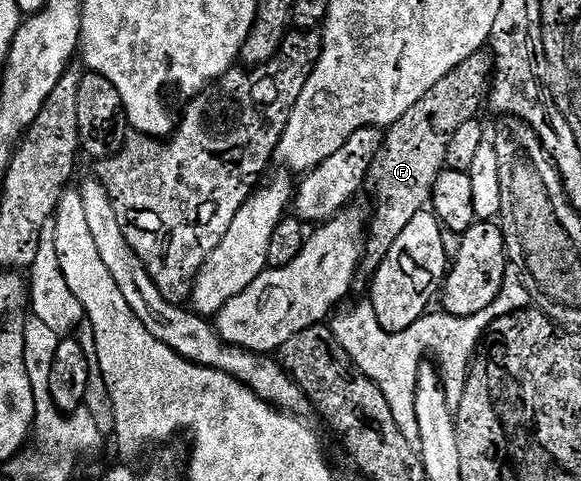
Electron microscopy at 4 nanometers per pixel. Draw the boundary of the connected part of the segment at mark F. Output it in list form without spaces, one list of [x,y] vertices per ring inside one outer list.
[[[486,48],[477,50],[475,54],[468,56],[468,60],[464,60],[464,64],[456,64],[456,68],[452,68],[452,72],[444,76],[444,80],[432,84],[432,88],[428,88],[428,92],[420,96],[420,100],[416,100],[416,104],[412,104],[412,108],[408,108],[408,112],[404,112],[404,116],[400,116],[400,120],[396,120],[385,131],[385,142],[372,161],[371,170],[366,176],[365,189],[370,190],[371,196],[374,197],[375,210],[374,215],[369,215],[368,229],[364,234],[360,267],[363,275],[373,276],[378,271],[392,244],[396,244],[396,236],[400,236],[400,232],[408,228],[412,216],[427,209],[434,191],[436,176],[440,176],[446,169],[448,140],[452,140],[452,135],[456,128],[460,128],[460,124],[475,121],[479,117],[478,113],[481,112],[482,106],[484,110],[493,77],[494,60],[491,51]]]

